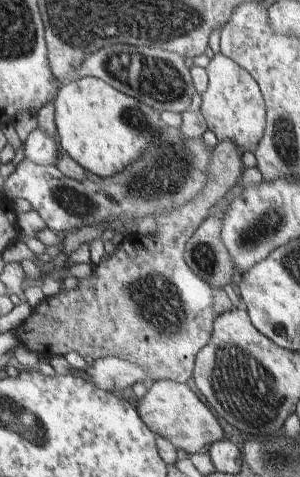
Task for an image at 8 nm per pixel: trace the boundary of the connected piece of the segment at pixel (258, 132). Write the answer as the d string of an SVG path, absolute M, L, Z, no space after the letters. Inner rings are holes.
M221 52L212 58L206 70L210 82L207 91L202 95L199 111L208 130L211 130L219 141L231 140L233 144L243 146L247 151L254 153L267 129L266 101L257 80L235 60Z

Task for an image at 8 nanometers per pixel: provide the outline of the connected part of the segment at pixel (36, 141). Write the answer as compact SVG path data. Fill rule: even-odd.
M36 128L24 142L24 158L44 166L57 166L62 156L62 148L59 137L49 136L43 128Z

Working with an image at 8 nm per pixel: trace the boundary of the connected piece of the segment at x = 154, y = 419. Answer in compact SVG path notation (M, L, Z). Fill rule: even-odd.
M171 379L160 380L148 388L136 403L143 420L154 433L168 439L175 447L193 453L209 453L211 445L225 439L225 430L217 416L186 383Z

